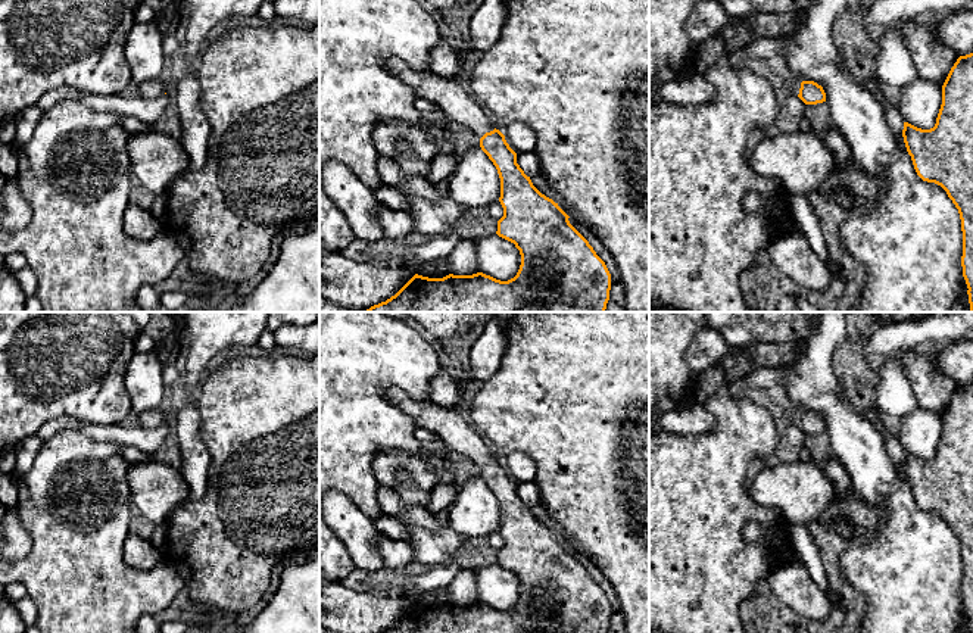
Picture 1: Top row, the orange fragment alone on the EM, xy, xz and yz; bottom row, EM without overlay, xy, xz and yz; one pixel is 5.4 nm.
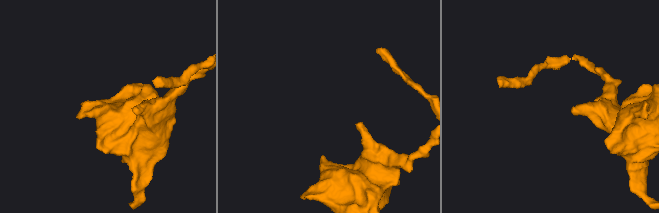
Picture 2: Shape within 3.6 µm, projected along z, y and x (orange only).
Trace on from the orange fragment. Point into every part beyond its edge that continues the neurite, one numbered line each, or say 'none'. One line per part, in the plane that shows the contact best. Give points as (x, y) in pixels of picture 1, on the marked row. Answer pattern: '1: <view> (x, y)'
1: yz (792, 86)

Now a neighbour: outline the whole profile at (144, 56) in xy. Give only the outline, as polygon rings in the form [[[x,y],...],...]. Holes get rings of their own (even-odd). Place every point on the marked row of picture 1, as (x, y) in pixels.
[[[156,22],[134,24],[125,44],[125,59],[134,84],[159,78],[166,57],[162,43],[163,34]]]

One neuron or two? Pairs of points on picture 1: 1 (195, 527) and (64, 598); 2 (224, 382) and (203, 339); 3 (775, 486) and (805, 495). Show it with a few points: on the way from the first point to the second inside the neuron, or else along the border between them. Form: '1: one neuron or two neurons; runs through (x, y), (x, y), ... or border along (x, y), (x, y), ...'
1: two neurons; border along (162, 561), (174, 568), (181, 577), (184, 588)
2: two neurons; border along (205, 376), (195, 395)
3: one neuron; runs through (782, 486), (798, 489)

